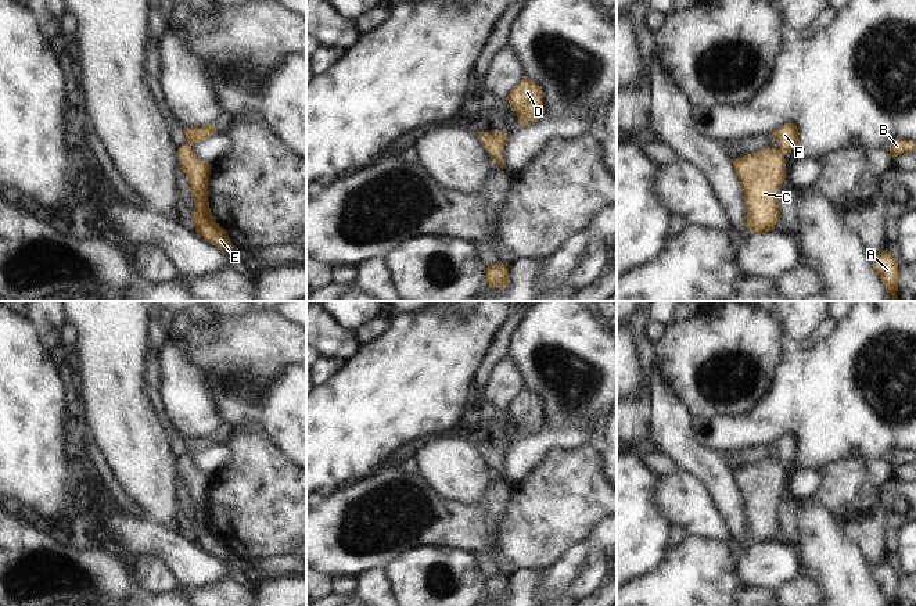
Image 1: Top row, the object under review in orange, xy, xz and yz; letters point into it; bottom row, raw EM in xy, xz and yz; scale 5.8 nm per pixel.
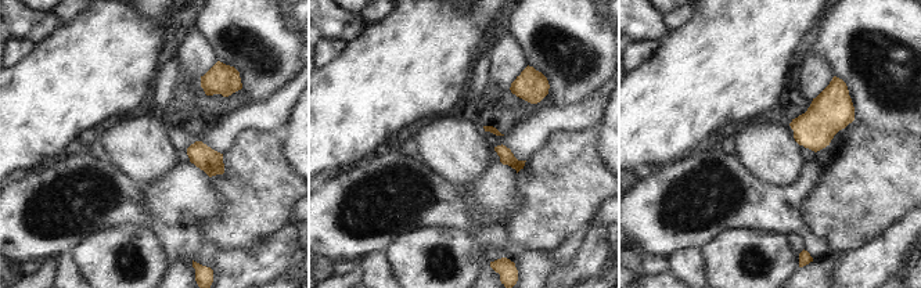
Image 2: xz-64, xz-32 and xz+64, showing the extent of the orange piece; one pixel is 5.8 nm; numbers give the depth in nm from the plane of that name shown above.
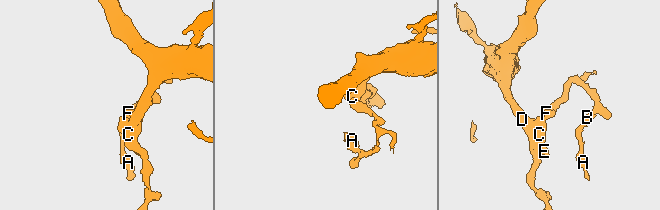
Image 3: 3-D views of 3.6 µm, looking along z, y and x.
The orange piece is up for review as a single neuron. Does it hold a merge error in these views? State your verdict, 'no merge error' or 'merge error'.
no merge error

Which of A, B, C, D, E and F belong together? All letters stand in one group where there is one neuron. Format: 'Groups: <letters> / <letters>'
Groups: A B C D E F

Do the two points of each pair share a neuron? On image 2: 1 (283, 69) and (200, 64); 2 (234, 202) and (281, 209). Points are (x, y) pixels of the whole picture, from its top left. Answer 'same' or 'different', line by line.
1: different
2: same

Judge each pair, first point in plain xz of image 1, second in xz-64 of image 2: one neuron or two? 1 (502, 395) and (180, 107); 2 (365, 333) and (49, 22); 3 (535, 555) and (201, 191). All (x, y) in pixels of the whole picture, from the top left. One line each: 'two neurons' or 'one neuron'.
1: two neurons
2: two neurons
3: two neurons

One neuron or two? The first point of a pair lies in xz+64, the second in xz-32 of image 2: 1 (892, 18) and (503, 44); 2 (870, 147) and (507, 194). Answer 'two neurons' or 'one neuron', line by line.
1: two neurons
2: two neurons

